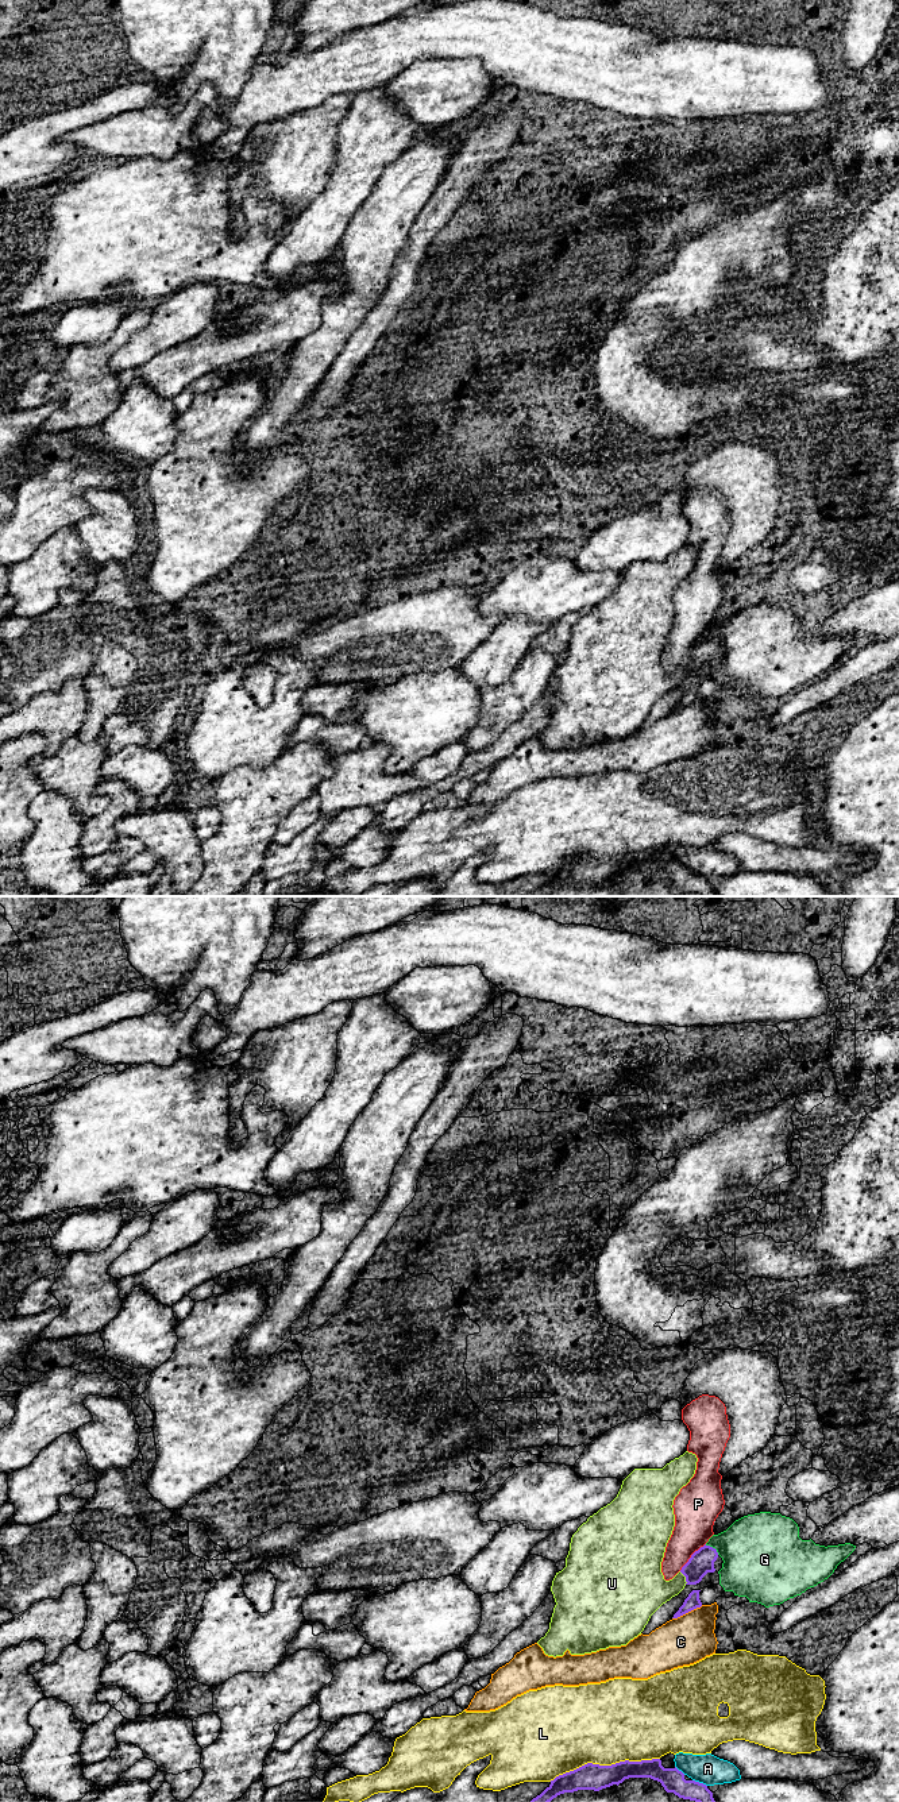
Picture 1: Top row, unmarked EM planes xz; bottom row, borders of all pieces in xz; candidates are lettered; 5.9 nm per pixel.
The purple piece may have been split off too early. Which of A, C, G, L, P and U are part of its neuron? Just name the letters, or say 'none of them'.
P

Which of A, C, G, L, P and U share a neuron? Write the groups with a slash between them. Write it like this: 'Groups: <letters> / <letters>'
Groups: A / C / G / L / P / U

